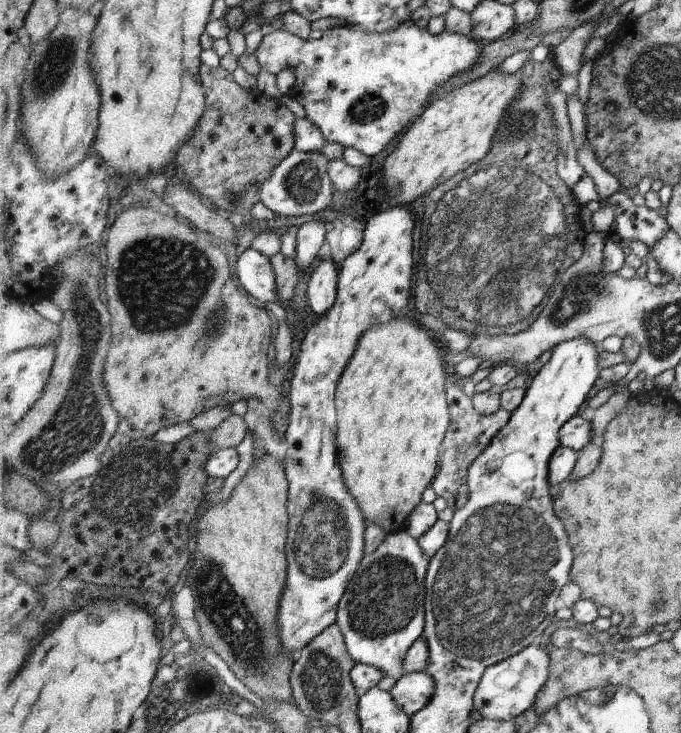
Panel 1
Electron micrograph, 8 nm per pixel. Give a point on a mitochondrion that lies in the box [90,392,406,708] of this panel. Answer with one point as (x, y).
(246, 640)

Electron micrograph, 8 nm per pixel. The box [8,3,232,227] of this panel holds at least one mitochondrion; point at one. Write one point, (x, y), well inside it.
(49, 74)

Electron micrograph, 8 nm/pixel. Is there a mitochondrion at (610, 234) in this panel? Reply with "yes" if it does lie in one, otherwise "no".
no

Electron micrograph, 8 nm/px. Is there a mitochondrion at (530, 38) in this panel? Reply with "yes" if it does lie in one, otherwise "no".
no

